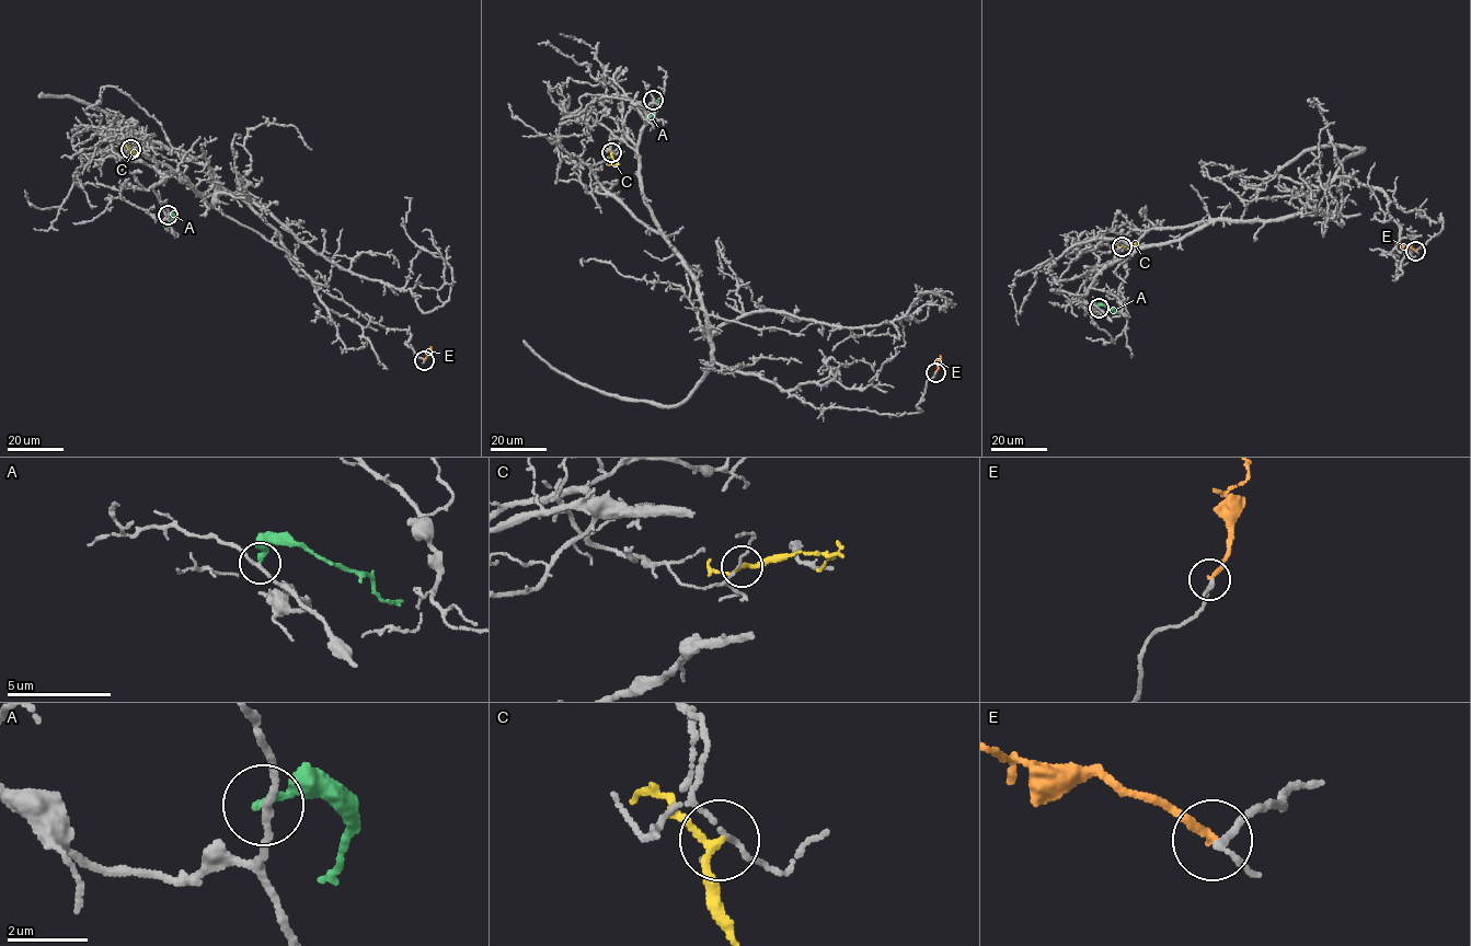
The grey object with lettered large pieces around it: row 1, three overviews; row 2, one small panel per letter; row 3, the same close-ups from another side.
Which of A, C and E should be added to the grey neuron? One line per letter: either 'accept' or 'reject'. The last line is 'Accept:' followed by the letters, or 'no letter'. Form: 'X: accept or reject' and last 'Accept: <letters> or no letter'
A: reject
C: reject
E: accept
Accept: E

